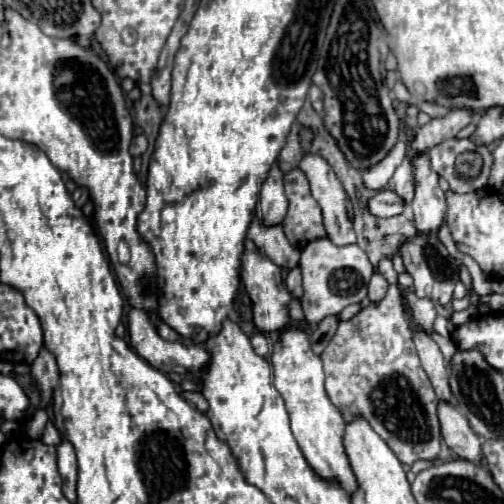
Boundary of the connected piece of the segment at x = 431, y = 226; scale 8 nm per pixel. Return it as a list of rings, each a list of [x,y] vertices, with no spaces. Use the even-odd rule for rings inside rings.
[[[428,154],[414,156],[416,196],[412,200],[414,226],[420,234],[438,232],[446,222],[446,198],[438,186],[438,176],[430,170]]]

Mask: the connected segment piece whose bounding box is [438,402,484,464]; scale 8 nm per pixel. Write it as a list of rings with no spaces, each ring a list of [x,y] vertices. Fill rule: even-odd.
[[[440,402],[438,406],[438,418],[442,428],[442,438],[450,446],[450,450],[472,464],[482,464],[482,444],[480,438],[470,428],[468,420],[450,404]]]

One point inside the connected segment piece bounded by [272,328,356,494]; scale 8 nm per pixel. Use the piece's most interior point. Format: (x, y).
(318, 427)

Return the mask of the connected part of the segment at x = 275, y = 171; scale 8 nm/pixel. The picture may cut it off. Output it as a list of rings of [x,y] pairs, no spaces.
[[[274,164],[268,178],[262,184],[256,218],[266,226],[280,224],[286,216],[286,210],[288,210],[288,200],[286,200],[286,194],[284,194],[282,176],[284,174],[280,172],[278,164]]]

